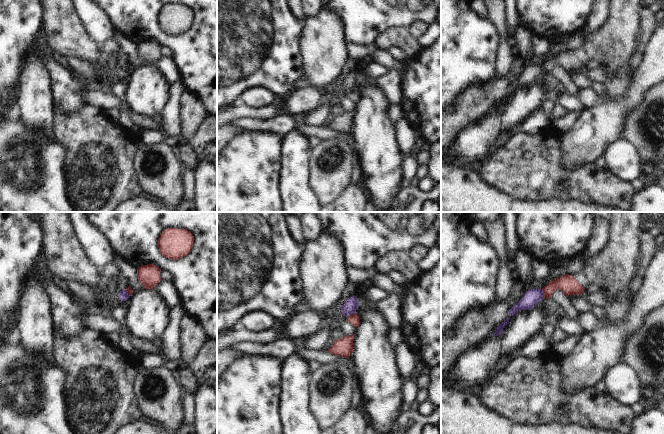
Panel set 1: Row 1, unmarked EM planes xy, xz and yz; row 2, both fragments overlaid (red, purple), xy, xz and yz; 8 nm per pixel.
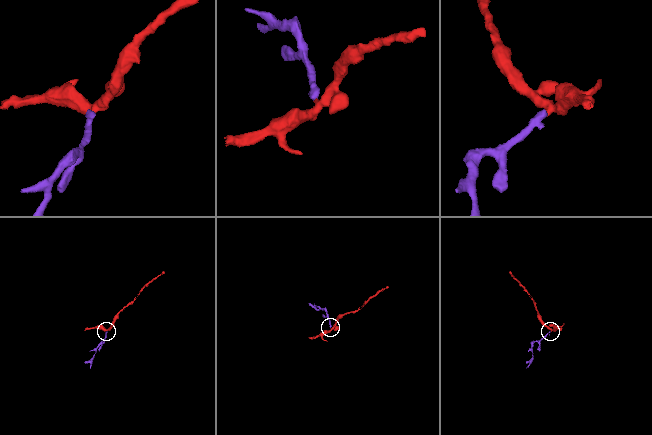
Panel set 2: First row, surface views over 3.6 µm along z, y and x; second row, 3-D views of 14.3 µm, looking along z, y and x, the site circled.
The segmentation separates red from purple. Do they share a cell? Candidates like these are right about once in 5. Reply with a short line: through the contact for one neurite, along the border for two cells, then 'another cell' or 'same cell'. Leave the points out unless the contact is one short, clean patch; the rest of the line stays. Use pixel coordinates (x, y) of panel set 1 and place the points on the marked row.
line xz (355, 312), (347, 317); another cell

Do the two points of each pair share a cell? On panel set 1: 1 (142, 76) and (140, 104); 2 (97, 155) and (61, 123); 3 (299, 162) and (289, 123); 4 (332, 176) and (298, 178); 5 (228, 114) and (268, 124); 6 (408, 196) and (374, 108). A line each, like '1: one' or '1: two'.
1: one
2: one
3: two
4: two
5: two
6: two

